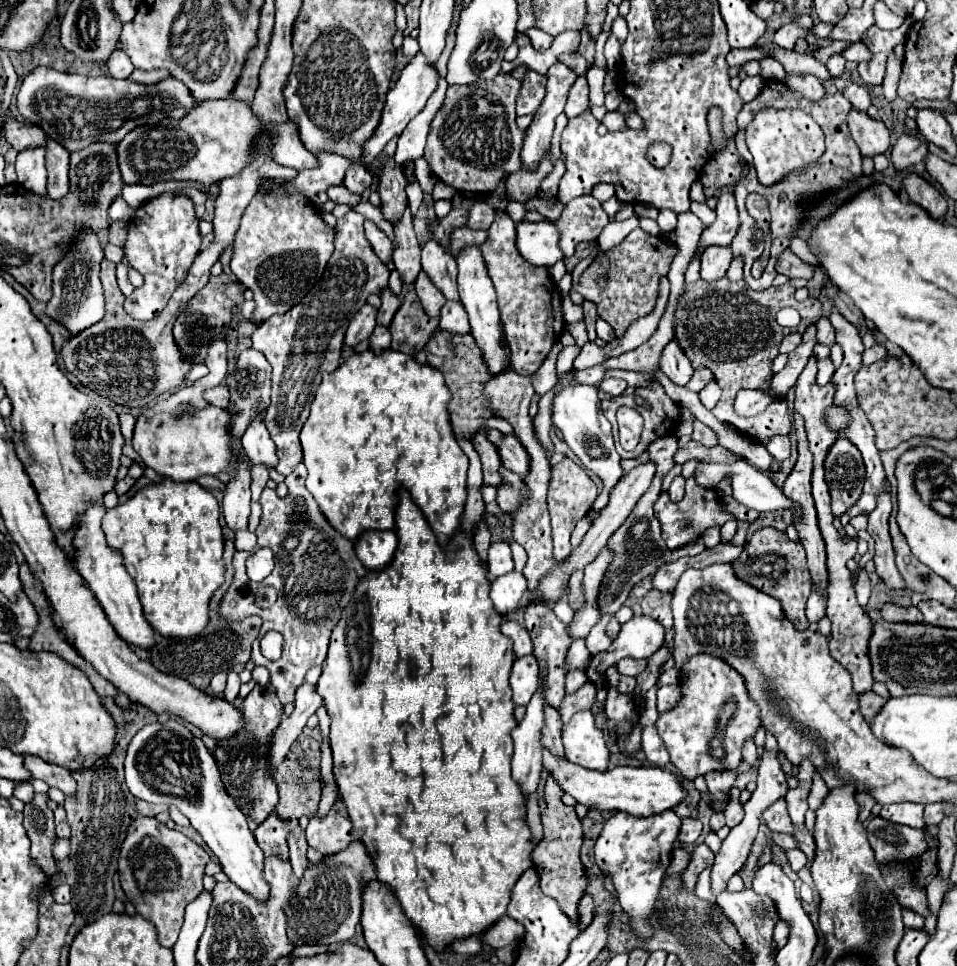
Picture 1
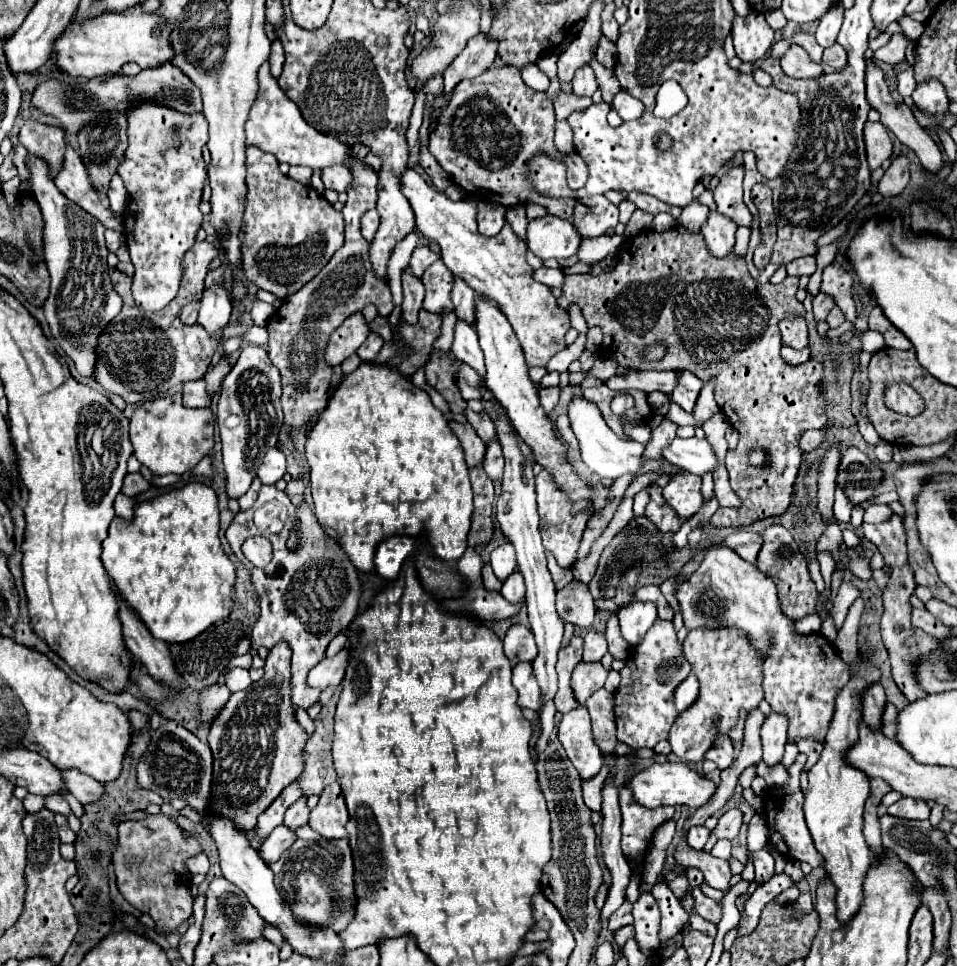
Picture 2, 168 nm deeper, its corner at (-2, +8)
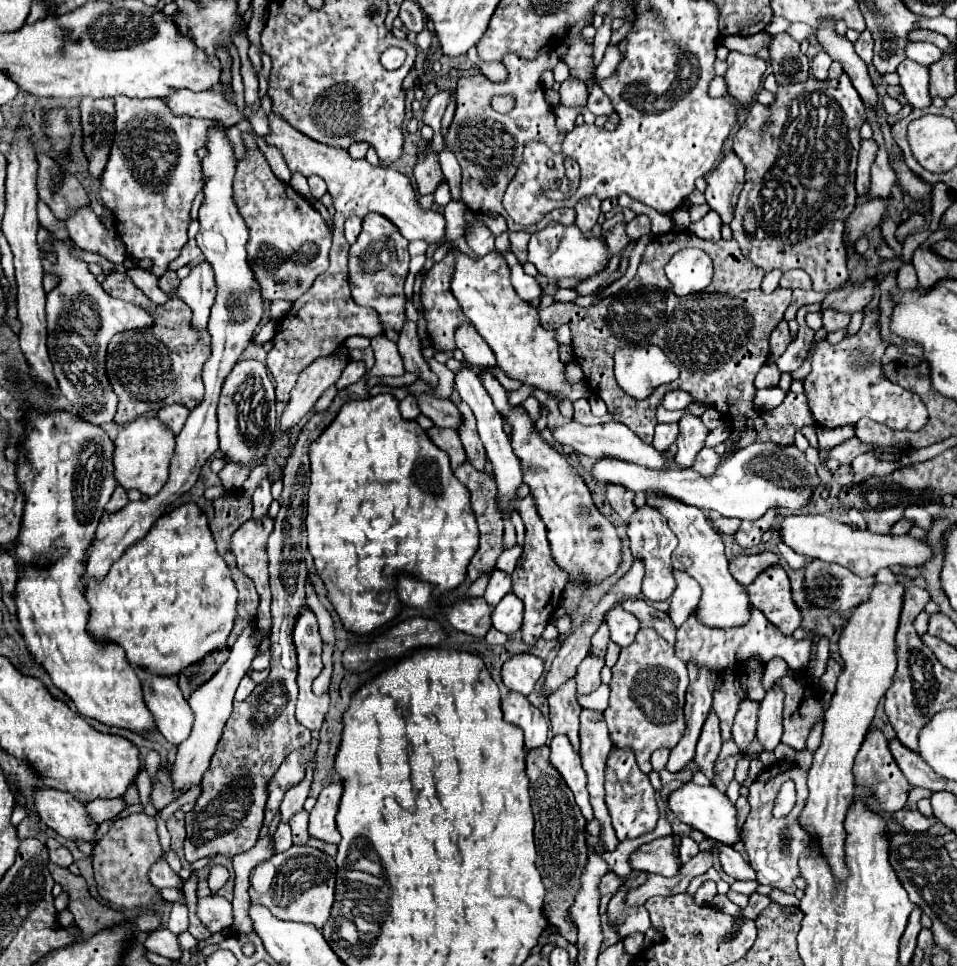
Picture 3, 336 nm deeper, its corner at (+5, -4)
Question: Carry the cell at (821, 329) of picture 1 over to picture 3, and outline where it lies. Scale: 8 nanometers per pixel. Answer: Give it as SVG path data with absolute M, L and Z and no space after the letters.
M826 309L822 313L822 321L824 321L824 329L830 333L830 331L846 329L846 325L850 323L850 315L844 315L844 313L836 313L832 309Z

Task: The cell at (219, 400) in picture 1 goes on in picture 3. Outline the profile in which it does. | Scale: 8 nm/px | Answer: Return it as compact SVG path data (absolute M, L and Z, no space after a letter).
M172 403L172 405L166 405L158 411L158 419L162 419L176 435L182 431L188 415L190 415L190 411L182 403Z

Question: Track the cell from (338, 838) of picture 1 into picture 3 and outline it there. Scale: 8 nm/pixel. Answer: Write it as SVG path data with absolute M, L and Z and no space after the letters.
M332 783L328 785L320 795L310 811L310 823L308 823L308 833L310 837L324 841L324 843L340 843L340 833L336 827L336 813L338 813L338 803L342 797L342 785Z

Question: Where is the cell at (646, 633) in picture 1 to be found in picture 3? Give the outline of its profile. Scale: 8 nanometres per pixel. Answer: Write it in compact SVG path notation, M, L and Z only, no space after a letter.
M622 607L610 609L606 615L606 623L610 627L612 641L620 647L628 647L636 637L636 633L640 631L640 621L632 613L624 611Z

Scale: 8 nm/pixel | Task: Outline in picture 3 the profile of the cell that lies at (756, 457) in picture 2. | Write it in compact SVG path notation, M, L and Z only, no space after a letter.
M752 443L734 453L712 477L704 479L692 469L654 471L644 465L622 461L616 457L600 457L592 467L592 479L602 485L622 485L634 493L656 493L684 501L706 511L718 511L726 517L758 519L770 507L800 511L820 483L814 465L810 465L796 447L780 447L772 443Z

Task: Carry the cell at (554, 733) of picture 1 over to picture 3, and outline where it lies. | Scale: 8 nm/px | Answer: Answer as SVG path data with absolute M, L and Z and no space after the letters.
M528 763L526 773L530 777L530 797L536 819L534 837L538 849L538 871L546 887L544 915L568 943L576 945L576 925L572 925L568 909L572 907L572 901L580 891L580 877L588 861L588 847L584 841L586 819L580 813L572 791L568 789L560 773L552 767L552 763Z

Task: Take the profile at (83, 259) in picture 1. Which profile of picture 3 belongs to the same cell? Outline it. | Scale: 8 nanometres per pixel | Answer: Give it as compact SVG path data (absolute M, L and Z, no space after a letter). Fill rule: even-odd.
M38 227L38 245L42 249L42 265L46 275L56 275L60 283L46 295L46 325L48 325L48 353L54 375L62 395L74 405L76 413L90 423L104 425L114 419L118 397L112 393L110 381L104 373L106 347L112 335L126 329L140 329L152 325L152 317L142 307L124 303L110 297L96 277L90 273L88 263L76 257L76 247L70 239L58 239L46 227ZM44 243L54 247L56 261L46 257Z

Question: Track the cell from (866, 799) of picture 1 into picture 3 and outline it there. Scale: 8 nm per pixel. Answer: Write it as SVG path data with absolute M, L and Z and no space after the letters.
M870 729L858 755L856 755L856 763L854 763L854 775L856 775L856 783L860 789L870 791L872 797L878 801L878 805L882 807L882 811L898 811L904 807L908 791L912 789L912 785L906 781L906 777L902 775L902 771L898 769L892 753L888 751L888 743L886 737L880 729Z

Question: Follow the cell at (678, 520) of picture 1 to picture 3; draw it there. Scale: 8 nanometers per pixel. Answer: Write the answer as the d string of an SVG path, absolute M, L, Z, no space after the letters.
M608 485L606 497L610 501L610 505L614 507L614 511L628 523L632 519L632 515L636 513L636 505L634 505L634 493L620 487L620 485Z

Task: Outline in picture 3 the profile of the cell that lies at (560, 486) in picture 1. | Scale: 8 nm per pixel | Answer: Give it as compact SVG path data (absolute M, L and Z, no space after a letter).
M528 495L524 499L520 499L520 517L526 525L526 541L524 541L524 553L520 557L520 563L516 565L514 573L512 573L512 593L516 593L522 603L524 603L524 627L522 627L522 639L526 645L532 645L544 631L548 619L552 617L552 609L556 609L560 605L560 595L564 591L564 585L568 583L568 573L564 569L560 569L552 557L552 549L548 543L548 529L544 525L544 521L540 519L538 507L534 503L534 497Z

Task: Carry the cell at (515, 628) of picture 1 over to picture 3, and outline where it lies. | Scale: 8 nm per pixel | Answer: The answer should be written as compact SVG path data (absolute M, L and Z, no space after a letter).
M518 653L502 665L502 681L508 689L530 695L542 671L544 671L544 663L540 657L530 653Z

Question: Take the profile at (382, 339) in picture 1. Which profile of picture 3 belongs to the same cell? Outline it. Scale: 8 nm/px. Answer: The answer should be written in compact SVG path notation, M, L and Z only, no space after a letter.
M350 361L350 363L346 365L346 369L342 371L342 375L340 375L336 387L338 387L338 389L348 387L348 385L356 383L364 373L366 373L366 365L364 365L364 361Z

